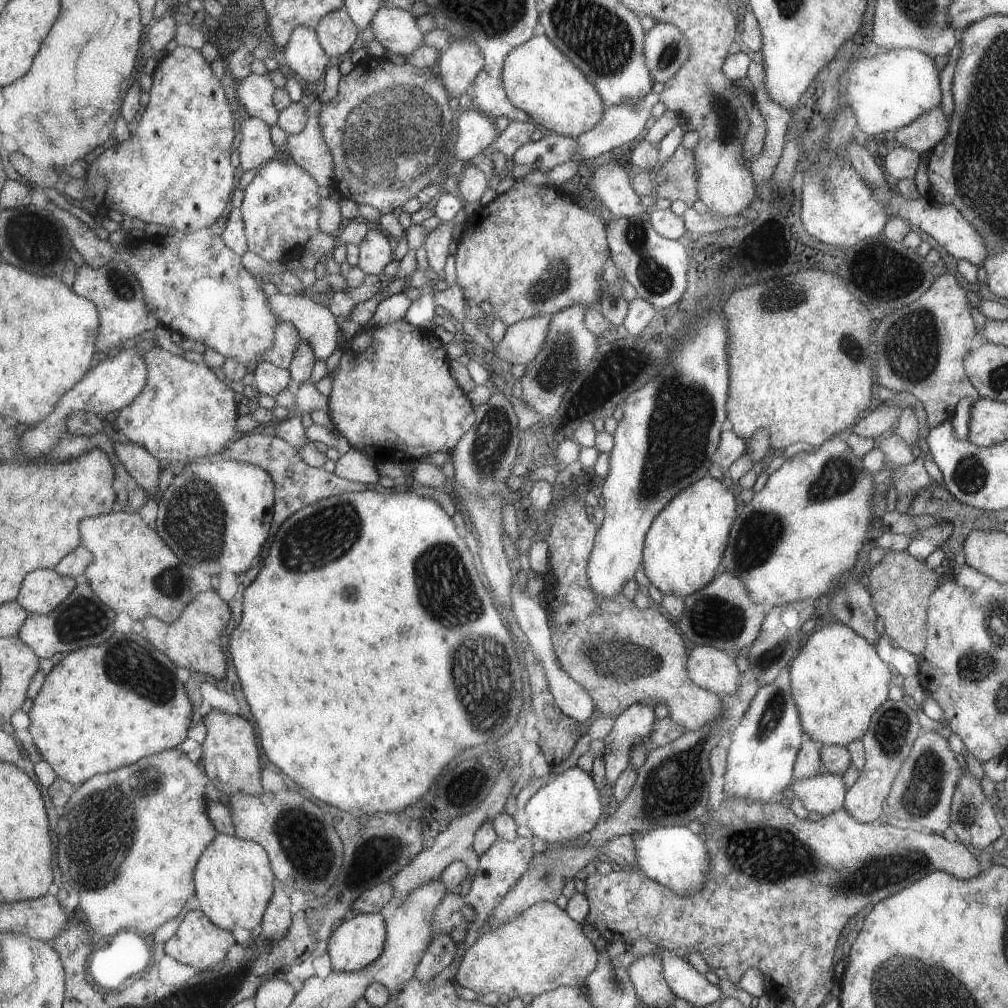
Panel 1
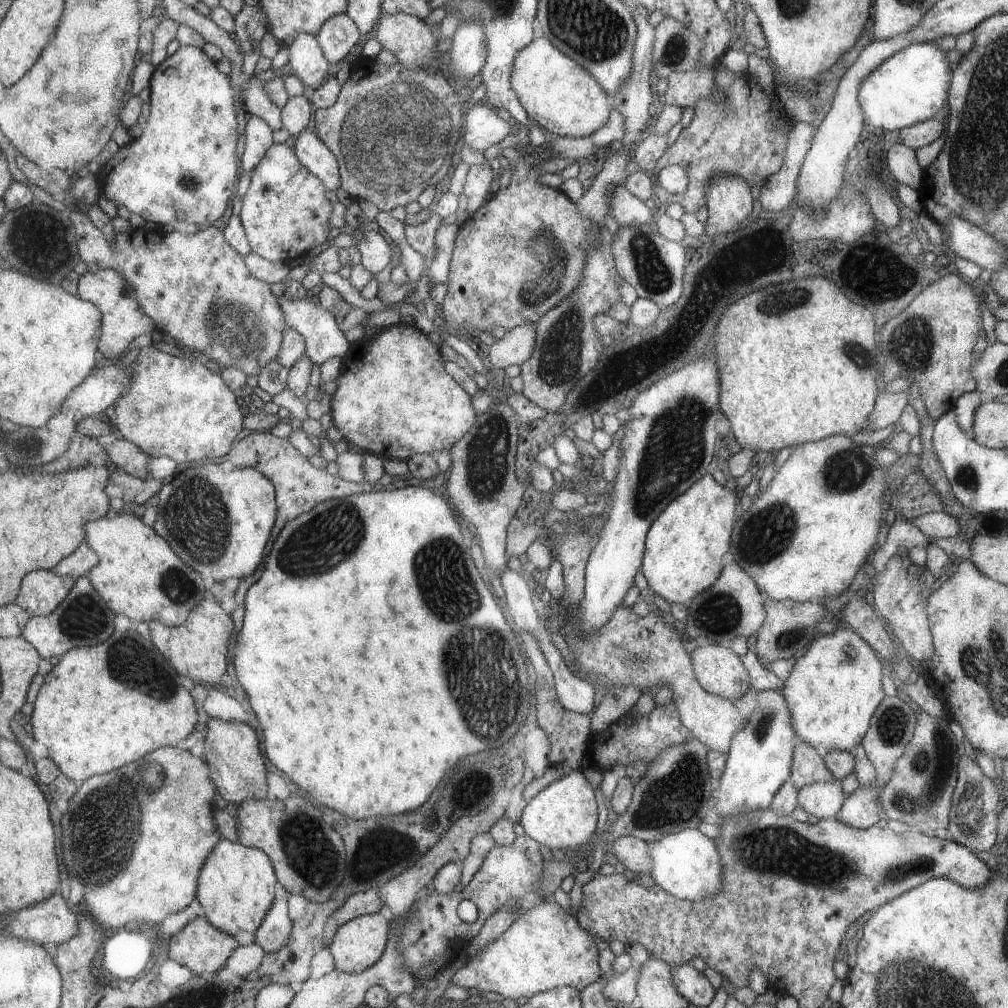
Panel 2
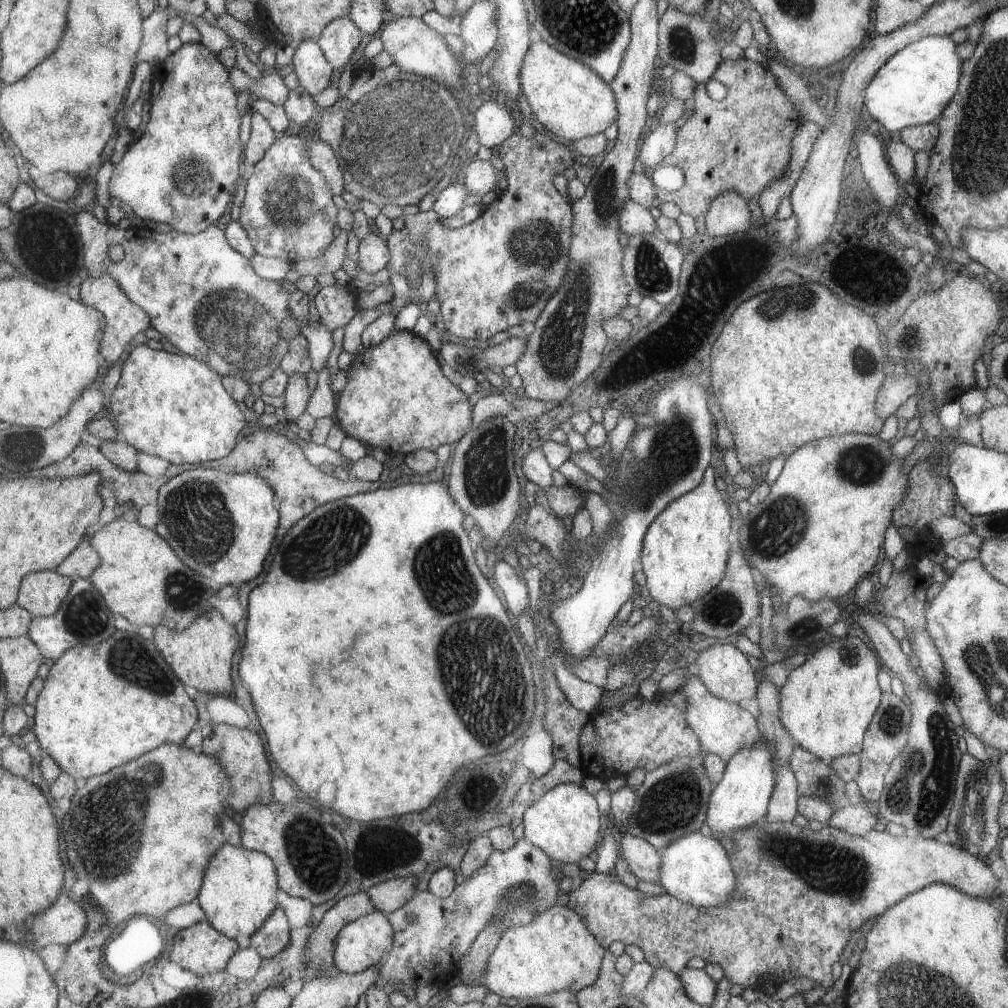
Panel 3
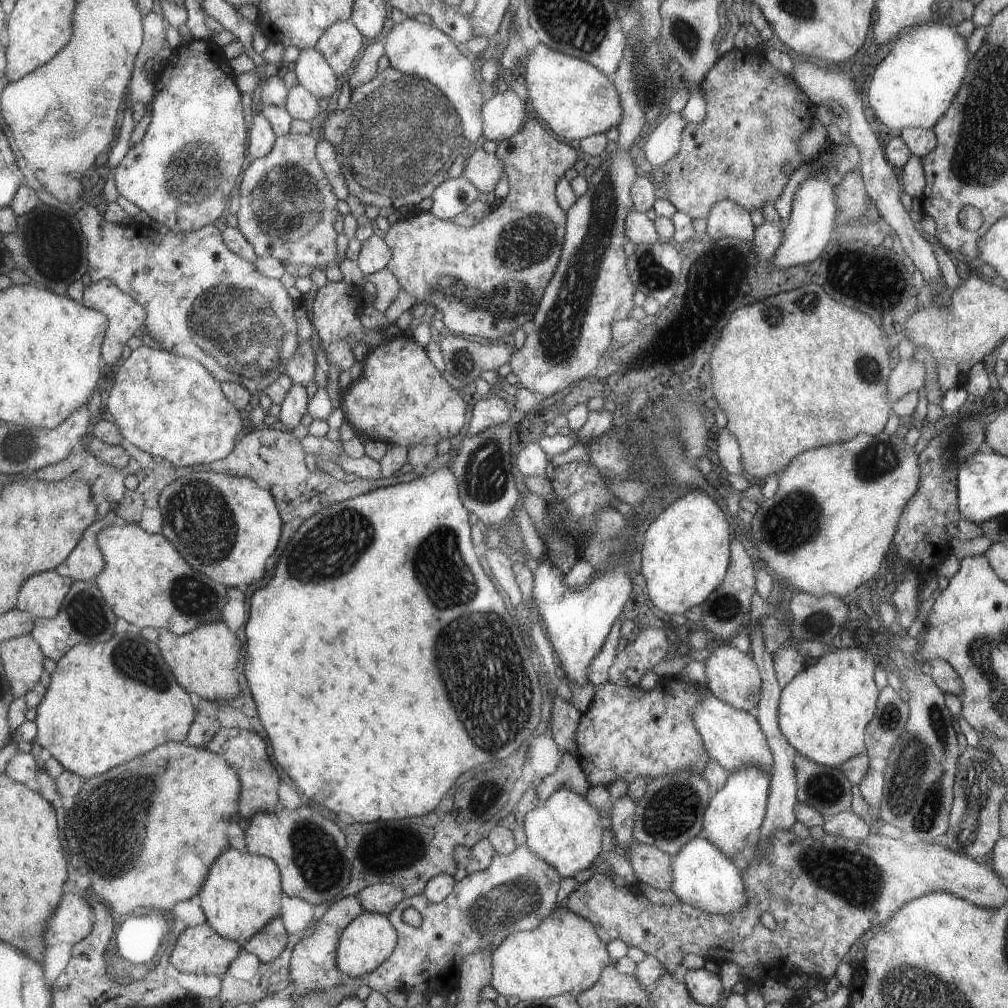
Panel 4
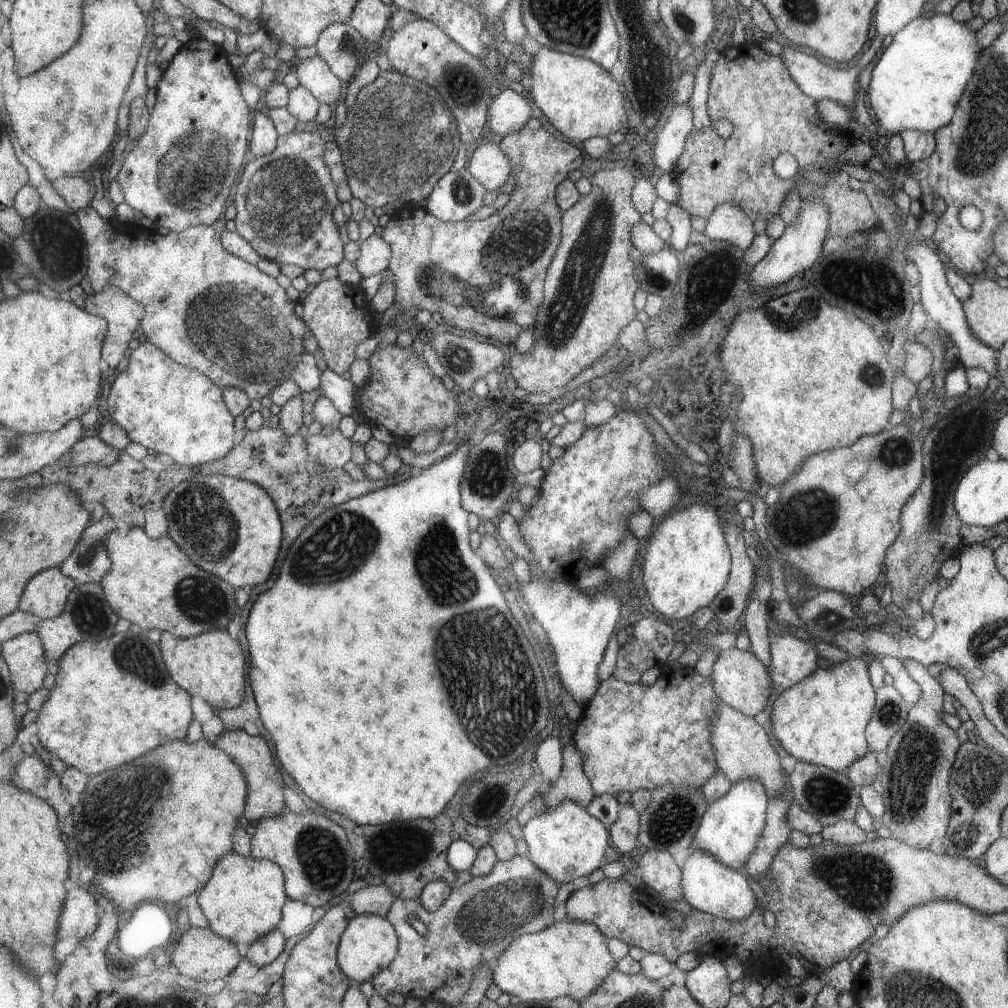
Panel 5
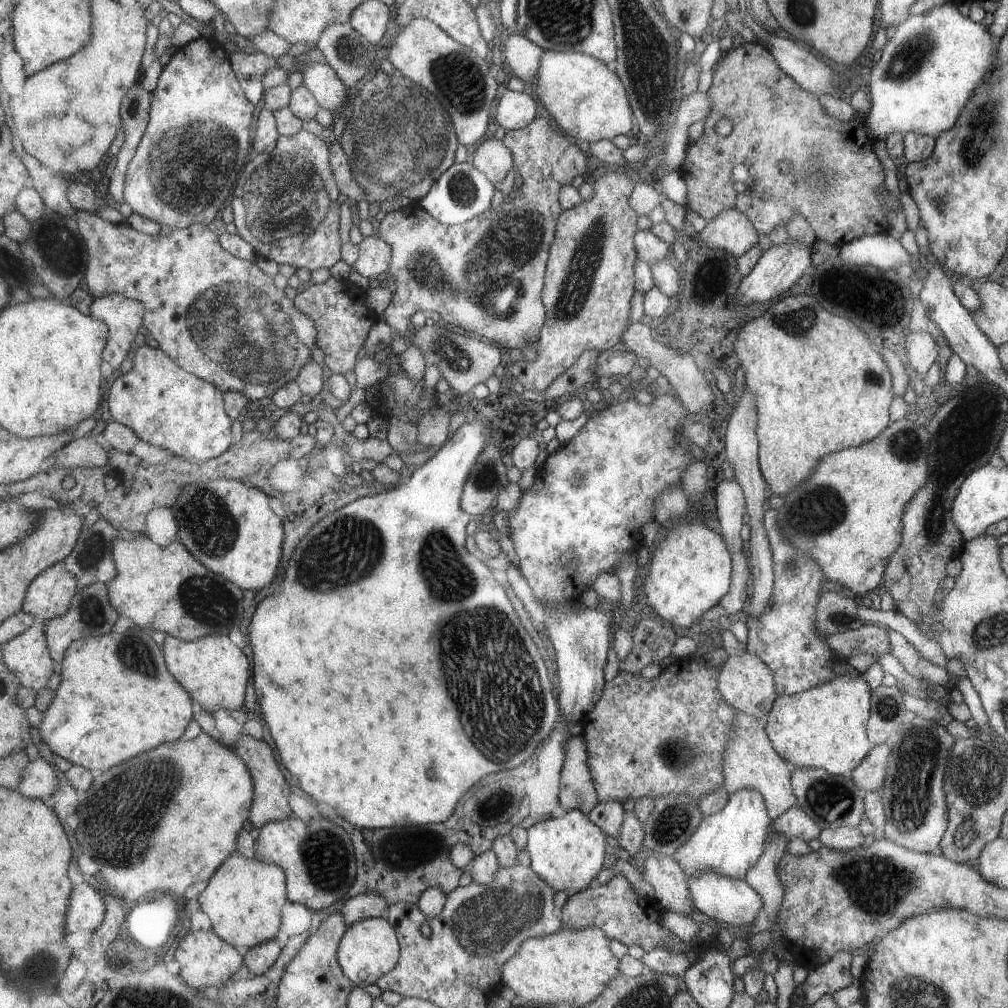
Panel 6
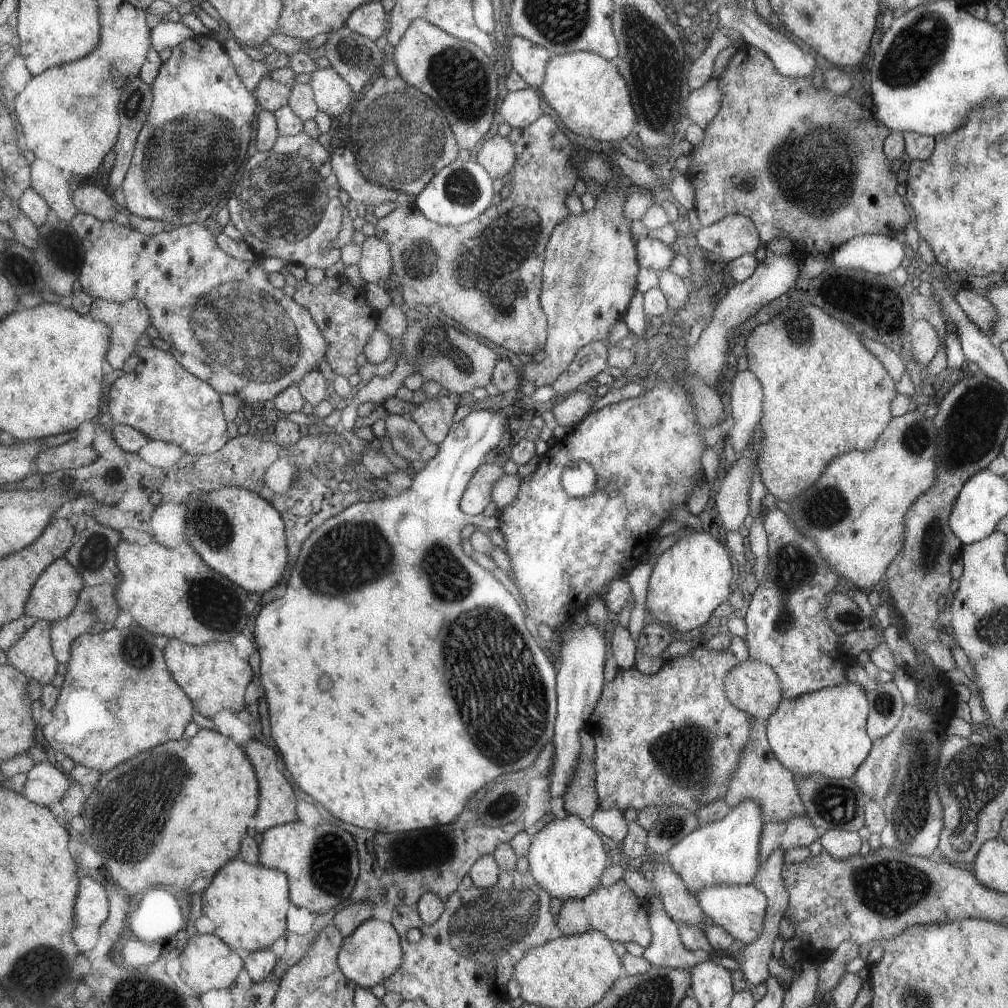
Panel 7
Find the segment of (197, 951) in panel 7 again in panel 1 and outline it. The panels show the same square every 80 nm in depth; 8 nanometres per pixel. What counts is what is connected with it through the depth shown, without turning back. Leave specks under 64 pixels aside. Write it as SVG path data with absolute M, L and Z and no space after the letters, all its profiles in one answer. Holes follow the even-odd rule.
M199 908L195 911L182 913L175 934L164 942L164 954L184 965L192 966L195 970L209 972L221 965L228 948L235 944L231 931L220 929L205 916Z

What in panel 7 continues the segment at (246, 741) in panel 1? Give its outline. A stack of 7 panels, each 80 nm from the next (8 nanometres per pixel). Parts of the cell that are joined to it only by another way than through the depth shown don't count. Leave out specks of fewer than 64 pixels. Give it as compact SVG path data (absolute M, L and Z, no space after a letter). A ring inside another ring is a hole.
M251 739L248 743L242 745L241 748L251 764L253 764L256 776L259 778L259 794L261 796L259 796L258 810L254 817L255 830L262 834L277 825L293 823L293 820L297 818L295 816L295 792L289 786L289 782L285 780L285 776L281 774L281 770L277 770L277 756L275 756L275 752L271 750L271 747L263 746L262 740Z

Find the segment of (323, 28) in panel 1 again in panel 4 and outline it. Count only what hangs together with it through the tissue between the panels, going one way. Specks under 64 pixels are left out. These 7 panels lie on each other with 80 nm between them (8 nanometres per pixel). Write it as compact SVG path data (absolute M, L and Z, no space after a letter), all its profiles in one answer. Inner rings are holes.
M337 21L317 39L314 49L321 53L331 70L339 76L345 70L349 71L348 68L361 46L362 34L355 25L350 21Z

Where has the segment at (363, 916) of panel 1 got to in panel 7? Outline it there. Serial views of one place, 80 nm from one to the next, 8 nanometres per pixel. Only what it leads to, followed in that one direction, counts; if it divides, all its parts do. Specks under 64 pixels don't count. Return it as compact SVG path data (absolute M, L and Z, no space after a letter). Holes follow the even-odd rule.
M369 918L364 920L353 932L343 938L339 948L337 962L340 971L357 987L370 989L375 984L383 983L401 967L403 949L400 947L400 937L390 922Z

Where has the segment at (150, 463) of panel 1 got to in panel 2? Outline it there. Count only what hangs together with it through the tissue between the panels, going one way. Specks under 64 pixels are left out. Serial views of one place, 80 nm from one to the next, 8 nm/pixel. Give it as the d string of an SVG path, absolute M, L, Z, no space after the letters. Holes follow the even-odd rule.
M117 436L116 441L105 446L105 450L111 462L125 469L131 476L140 479L149 478L146 472L149 456L137 448L137 445L131 444L129 439Z

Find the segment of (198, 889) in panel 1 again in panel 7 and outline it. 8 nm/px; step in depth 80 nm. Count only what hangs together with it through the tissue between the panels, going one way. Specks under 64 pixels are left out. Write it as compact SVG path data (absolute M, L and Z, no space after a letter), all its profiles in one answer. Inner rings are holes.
M233 858L225 863L201 893L202 914L207 915L215 925L213 935L220 937L232 950L247 952L272 948L272 944L286 932L286 910L291 904L288 879L284 872L250 865Z

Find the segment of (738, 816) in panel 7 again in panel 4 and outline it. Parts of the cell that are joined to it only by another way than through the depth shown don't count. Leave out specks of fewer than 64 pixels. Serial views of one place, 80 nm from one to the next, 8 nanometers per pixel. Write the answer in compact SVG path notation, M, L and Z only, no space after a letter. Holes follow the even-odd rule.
M744 765L728 774L725 784L708 800L702 816L705 839L715 845L729 860L736 852L744 852L754 840L762 823L770 779L760 765Z

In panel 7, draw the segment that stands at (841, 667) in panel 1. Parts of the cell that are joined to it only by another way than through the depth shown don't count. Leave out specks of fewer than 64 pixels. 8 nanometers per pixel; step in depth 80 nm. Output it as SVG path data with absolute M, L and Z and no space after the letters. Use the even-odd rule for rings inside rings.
M855 683L825 687L795 699L781 698L776 712L765 719L768 743L795 778L821 775L849 779L871 750L872 740L865 728L867 715L867 697Z

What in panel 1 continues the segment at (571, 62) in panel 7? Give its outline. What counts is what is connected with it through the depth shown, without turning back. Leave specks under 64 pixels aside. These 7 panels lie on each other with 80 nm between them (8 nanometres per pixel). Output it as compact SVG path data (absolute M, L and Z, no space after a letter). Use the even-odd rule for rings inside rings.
M542 33L508 52L501 78L510 103L526 112L533 125L543 126L551 133L576 137L591 131L604 114L604 102L595 87Z

